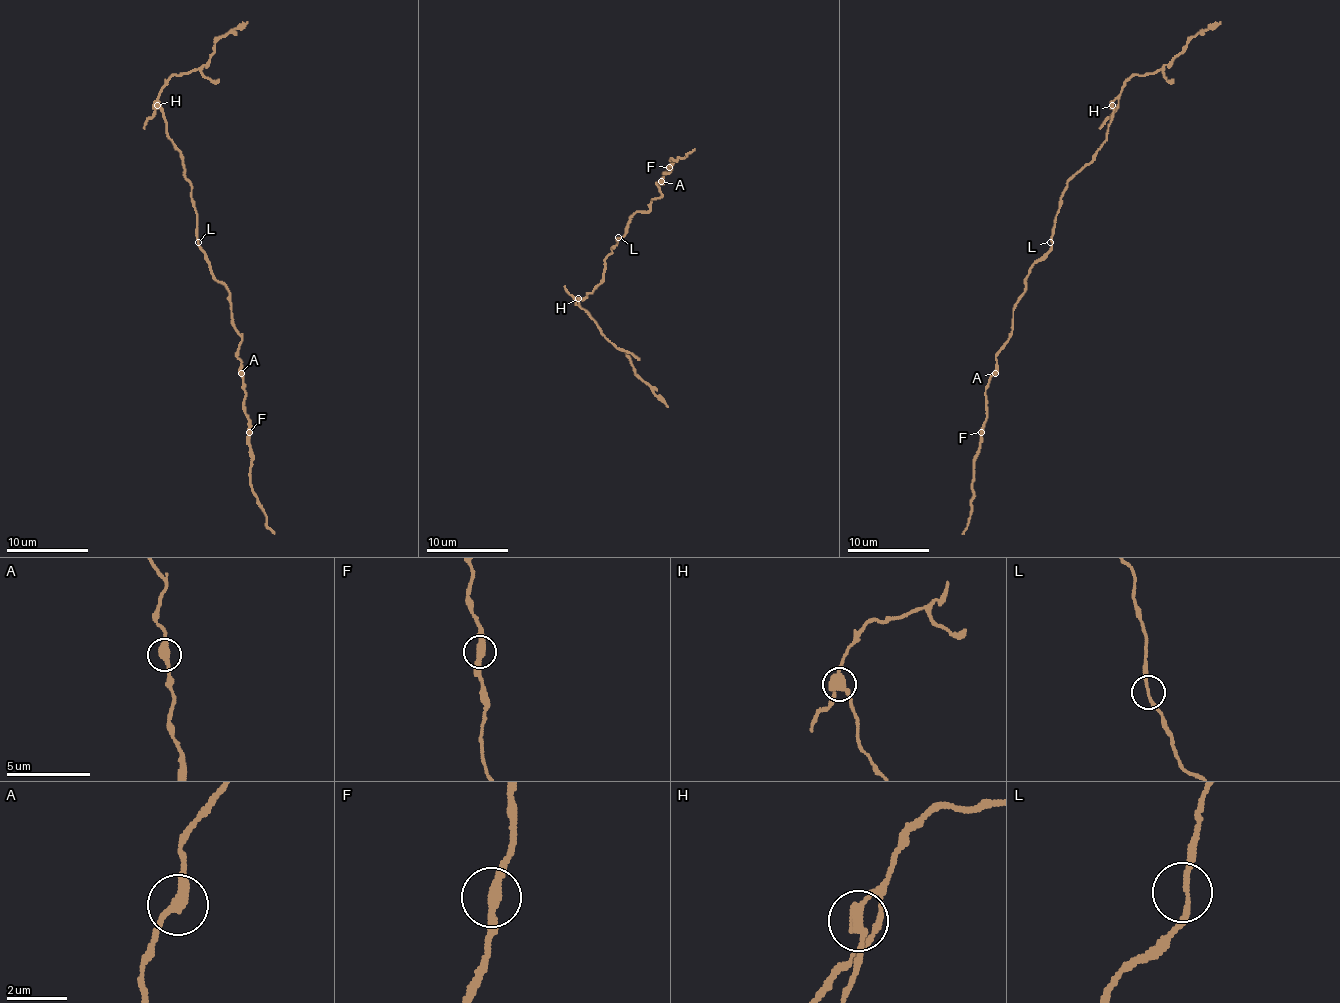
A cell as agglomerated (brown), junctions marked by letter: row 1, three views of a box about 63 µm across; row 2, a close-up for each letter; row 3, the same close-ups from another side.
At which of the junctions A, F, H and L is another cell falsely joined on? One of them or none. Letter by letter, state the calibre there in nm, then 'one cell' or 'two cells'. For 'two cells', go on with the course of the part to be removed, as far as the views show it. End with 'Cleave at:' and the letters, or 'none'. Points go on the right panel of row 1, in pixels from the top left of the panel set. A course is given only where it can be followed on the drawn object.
A: 360 nm thick; one cell
F: 340 nm thick; one cell
H: 400 nm thick; two cells; foreign part runs (1111, 105), (1122, 86), (1134, 74), (1152, 74), (1160, 70), (1187, 43), (1220, 21)
L: 160 nm thick; one cell
Cleave at: H

